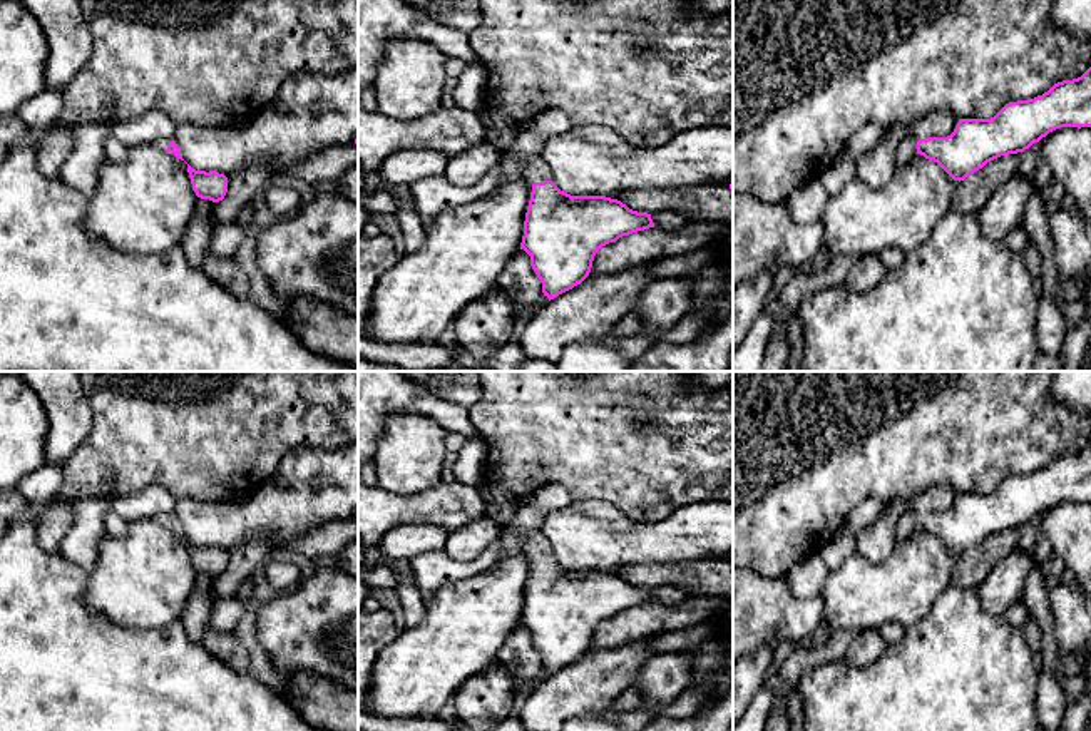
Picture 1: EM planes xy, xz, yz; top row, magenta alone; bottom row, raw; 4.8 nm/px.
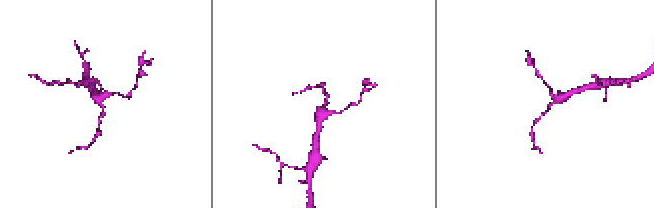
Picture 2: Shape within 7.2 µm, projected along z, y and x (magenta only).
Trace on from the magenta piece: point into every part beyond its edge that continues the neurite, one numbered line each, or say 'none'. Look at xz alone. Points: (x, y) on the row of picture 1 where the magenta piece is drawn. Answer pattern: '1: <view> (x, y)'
1: xz (536, 171)

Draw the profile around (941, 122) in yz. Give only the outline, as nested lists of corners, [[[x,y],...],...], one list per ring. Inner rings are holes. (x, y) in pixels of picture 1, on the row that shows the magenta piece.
[[[947,109],[932,110],[925,117],[909,124],[915,141],[927,137],[947,137],[954,132],[959,117]]]

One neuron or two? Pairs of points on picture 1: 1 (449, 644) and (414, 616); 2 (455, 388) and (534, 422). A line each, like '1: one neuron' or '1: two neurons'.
1: two neurons
2: two neurons

